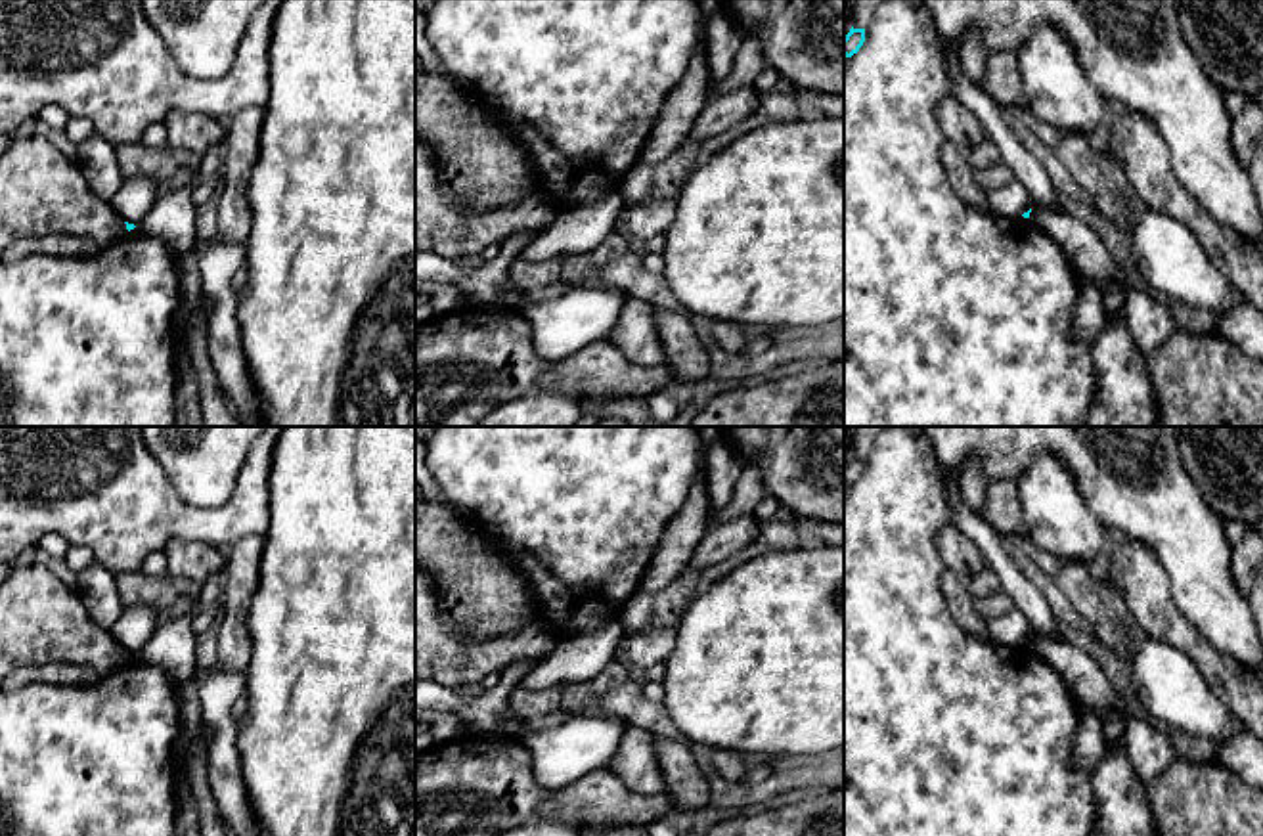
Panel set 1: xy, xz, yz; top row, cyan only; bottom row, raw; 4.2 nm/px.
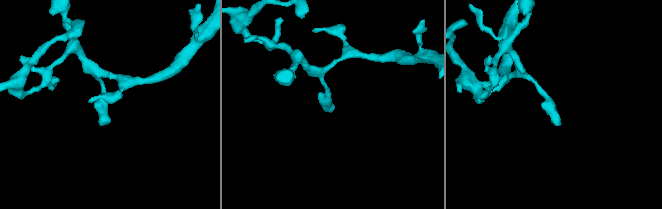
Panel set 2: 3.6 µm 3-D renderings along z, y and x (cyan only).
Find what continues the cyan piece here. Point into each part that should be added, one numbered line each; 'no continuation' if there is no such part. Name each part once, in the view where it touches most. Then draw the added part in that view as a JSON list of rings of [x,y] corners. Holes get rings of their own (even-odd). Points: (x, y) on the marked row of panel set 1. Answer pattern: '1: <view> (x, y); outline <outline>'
no continuation

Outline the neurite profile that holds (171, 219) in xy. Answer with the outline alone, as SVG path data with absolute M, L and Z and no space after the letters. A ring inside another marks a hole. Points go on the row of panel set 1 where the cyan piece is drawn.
M191 187L159 193L134 230L145 237L163 239L174 254L191 253L197 243Z

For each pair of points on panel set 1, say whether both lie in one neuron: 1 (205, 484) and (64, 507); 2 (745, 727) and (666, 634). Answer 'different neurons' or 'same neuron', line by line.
1: different neurons
2: different neurons

